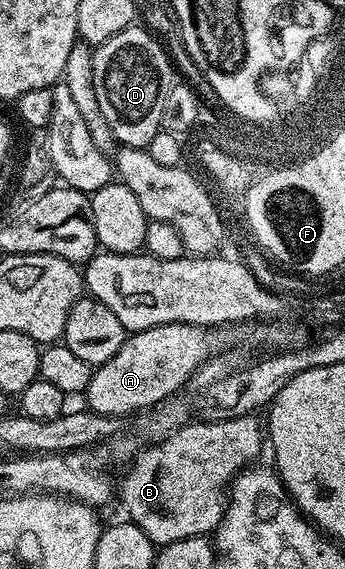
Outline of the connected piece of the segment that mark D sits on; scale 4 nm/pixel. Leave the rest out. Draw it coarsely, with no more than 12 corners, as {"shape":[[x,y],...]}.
{"shape":[[141,25],[93,51],[95,97],[118,144],[162,130],[175,67]]}

